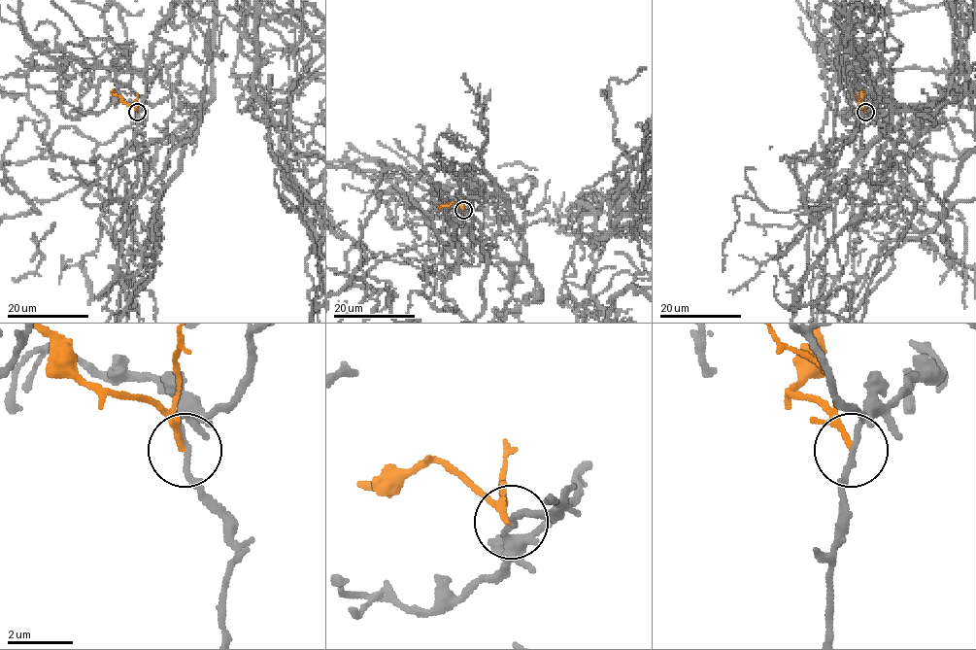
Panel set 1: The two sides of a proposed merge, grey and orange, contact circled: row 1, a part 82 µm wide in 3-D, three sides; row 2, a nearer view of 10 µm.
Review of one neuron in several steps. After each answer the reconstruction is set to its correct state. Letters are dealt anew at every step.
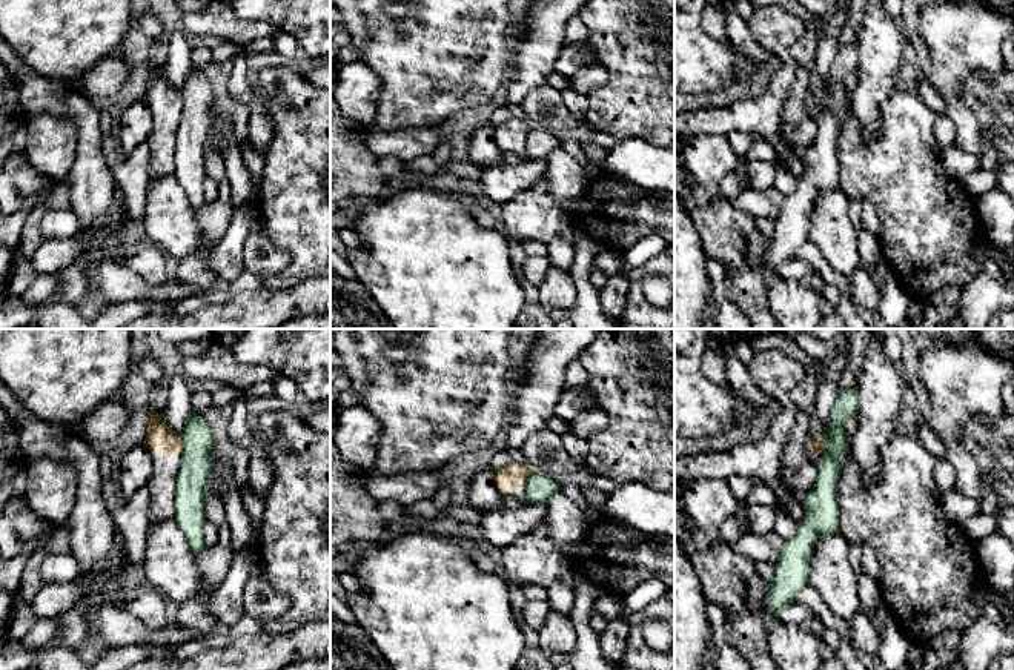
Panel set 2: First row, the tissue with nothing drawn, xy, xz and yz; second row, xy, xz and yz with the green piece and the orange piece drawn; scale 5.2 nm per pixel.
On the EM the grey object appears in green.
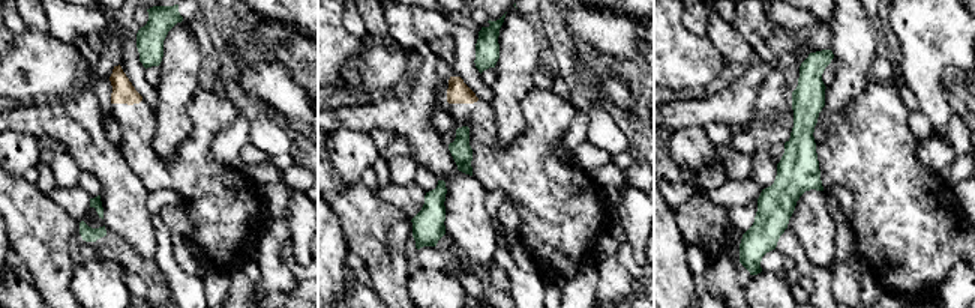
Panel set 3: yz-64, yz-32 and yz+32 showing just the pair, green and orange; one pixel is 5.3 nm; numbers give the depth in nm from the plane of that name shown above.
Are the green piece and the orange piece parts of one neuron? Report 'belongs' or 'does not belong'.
does not belong

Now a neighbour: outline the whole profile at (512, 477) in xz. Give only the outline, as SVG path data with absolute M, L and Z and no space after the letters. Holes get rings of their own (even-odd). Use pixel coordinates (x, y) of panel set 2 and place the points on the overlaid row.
M513 461L504 469L495 470L495 484L504 495L527 504L525 481L530 472L532 469L522 461Z

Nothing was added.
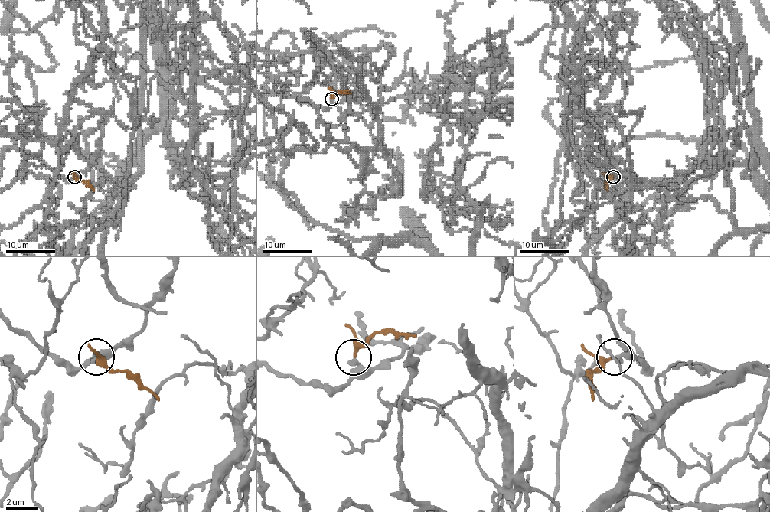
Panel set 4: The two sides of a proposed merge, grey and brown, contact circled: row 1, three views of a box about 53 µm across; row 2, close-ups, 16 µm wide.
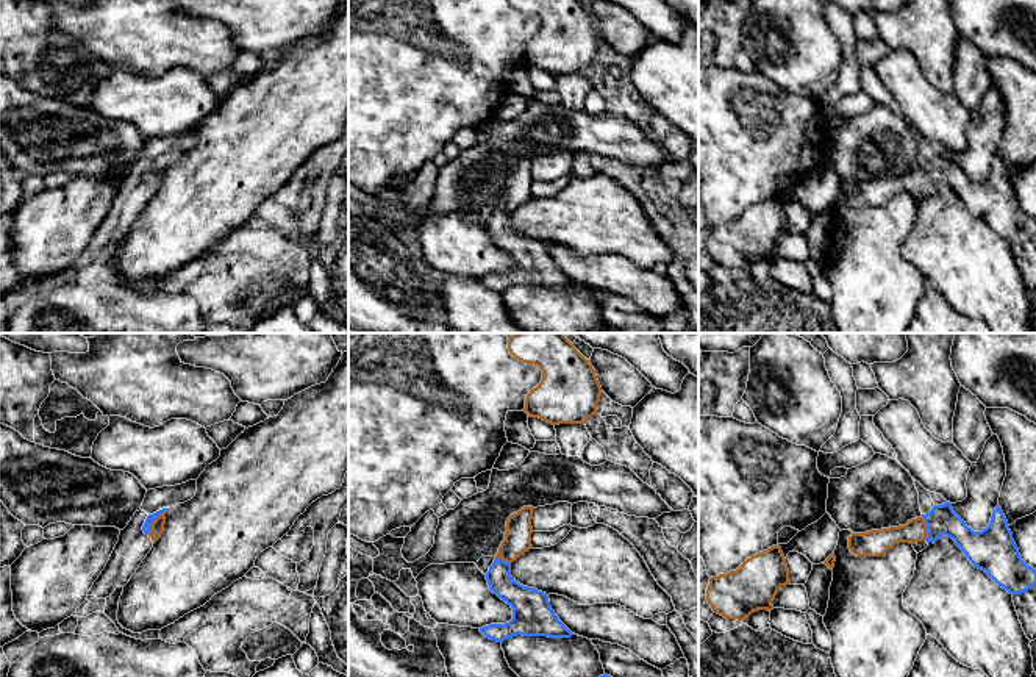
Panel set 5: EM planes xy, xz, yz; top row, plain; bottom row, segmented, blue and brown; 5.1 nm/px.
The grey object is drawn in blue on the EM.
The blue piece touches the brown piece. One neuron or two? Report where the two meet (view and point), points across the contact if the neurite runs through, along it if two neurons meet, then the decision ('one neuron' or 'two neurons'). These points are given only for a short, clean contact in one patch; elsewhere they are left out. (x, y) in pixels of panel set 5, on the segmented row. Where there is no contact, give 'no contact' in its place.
contact xy (153, 519); way xy (150, 518), (153, 519), (157, 529); one neuron

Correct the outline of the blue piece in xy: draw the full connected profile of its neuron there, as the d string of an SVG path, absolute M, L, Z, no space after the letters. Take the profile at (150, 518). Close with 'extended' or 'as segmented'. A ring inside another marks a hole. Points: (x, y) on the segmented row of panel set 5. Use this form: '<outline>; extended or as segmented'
M163 508L153 514L148 514L142 525L144 533L148 535L153 543L156 543L164 532L167 510L169 508Z; extended

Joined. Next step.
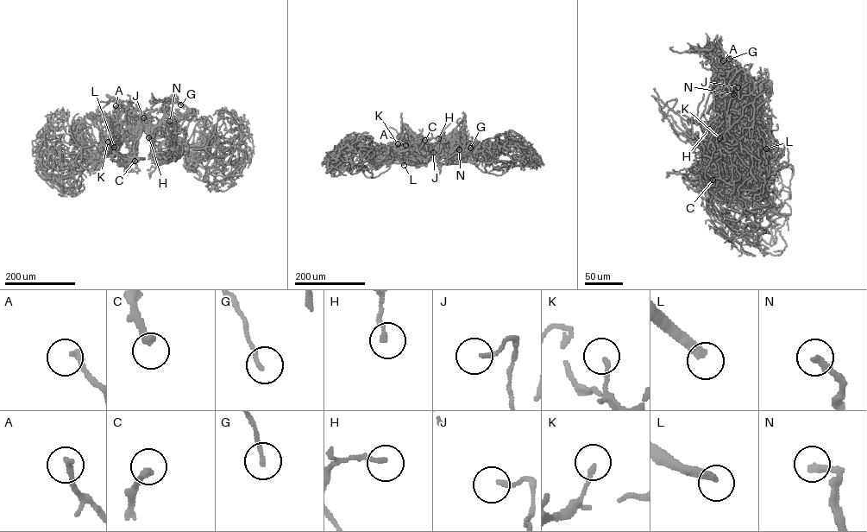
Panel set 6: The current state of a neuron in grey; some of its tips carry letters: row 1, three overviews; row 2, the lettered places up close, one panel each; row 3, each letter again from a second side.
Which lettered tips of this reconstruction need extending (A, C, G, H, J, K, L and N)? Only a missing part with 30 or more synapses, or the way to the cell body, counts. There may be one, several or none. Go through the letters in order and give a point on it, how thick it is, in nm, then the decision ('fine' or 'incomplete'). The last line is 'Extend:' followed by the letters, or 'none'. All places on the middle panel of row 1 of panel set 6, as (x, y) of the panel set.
A: at (405, 145); 220 nm thick; fine
C: at (424, 140); 280 nm thick; fine
G: at (470, 148); 170 nm thick; fine
H: at (438, 138); 190 nm thick; fine
J: at (433, 152); 170 nm thick; fine
K: at (398, 143); 180 nm thick; fine
L: at (404, 165); 360 nm thick; incomplete
N: at (459, 149); 280 nm thick; fine
Extend: L

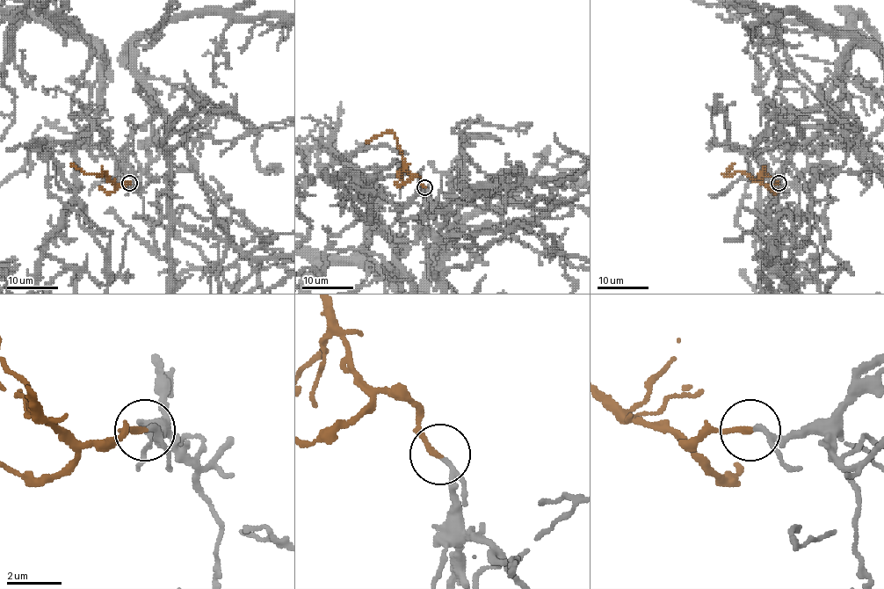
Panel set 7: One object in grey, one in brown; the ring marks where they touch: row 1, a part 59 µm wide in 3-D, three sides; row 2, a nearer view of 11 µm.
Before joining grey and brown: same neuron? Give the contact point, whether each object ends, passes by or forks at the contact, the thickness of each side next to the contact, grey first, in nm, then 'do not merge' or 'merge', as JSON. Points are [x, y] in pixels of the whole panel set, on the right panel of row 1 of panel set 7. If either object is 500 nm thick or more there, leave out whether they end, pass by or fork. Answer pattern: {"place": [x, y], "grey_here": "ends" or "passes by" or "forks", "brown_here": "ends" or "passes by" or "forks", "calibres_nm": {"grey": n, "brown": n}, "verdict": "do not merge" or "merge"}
{"place": [778, 183], "grey_here": "ends", "brown_here": "ends", "calibres_nm": {"grey": 190, "brown": 190}, "verdict": "merge"}

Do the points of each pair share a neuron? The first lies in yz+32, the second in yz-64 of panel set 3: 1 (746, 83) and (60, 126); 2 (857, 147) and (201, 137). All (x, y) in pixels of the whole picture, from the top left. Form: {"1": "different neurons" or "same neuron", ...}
{"1": "same neuron", "2": "same neuron"}

